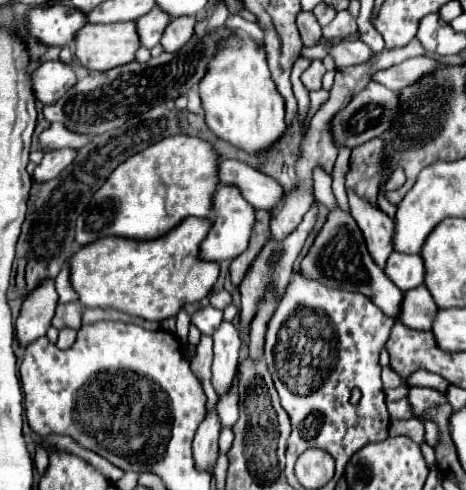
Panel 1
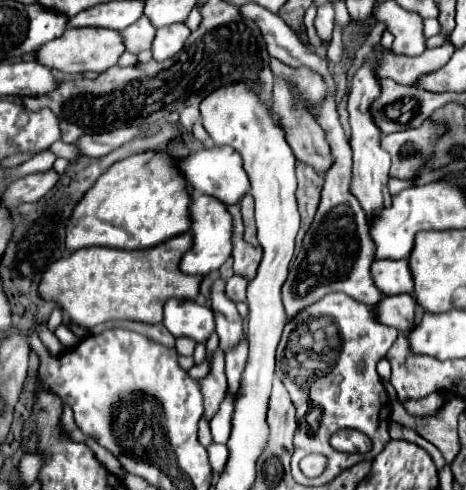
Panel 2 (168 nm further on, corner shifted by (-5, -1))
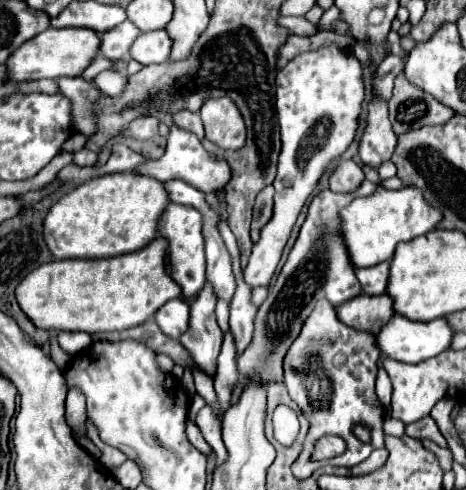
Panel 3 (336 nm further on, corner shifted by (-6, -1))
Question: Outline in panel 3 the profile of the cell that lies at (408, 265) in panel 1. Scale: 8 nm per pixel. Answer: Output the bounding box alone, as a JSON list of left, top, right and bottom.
[356,263,388,295]

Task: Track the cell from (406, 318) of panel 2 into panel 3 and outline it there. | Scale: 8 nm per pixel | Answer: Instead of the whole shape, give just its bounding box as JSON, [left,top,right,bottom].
[336,295,392,331]

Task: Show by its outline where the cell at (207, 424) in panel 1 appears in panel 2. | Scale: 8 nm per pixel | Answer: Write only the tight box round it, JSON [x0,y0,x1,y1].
[199,351,227,421]

